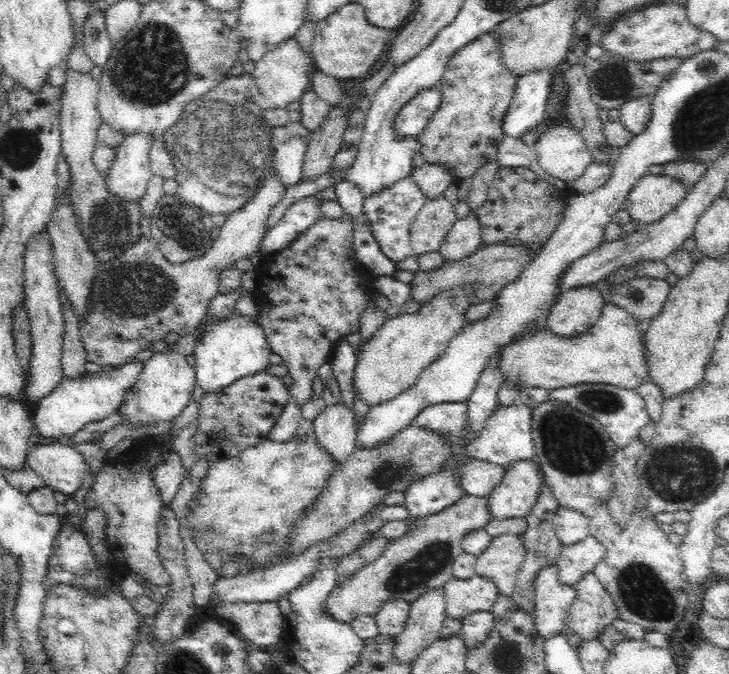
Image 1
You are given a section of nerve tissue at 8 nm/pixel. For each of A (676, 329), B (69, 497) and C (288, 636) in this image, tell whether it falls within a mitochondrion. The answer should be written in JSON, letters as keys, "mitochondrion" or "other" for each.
{"A":"other","B":"other","C":"other"}

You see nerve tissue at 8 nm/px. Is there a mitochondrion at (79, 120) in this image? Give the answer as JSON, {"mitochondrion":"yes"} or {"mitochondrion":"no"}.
{"mitochondrion":"no"}

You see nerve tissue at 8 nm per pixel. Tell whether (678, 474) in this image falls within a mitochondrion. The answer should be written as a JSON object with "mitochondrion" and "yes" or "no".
{"mitochondrion":"yes"}

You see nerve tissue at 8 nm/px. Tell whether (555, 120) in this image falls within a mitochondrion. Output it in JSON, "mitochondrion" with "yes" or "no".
{"mitochondrion":"no"}

